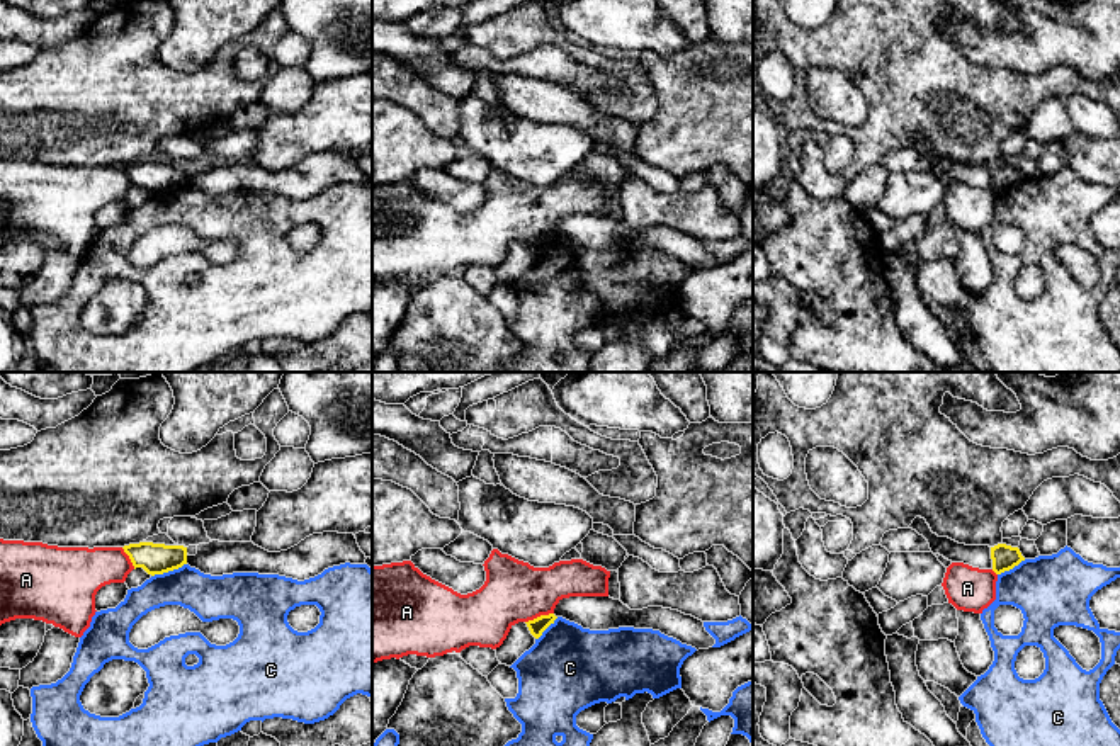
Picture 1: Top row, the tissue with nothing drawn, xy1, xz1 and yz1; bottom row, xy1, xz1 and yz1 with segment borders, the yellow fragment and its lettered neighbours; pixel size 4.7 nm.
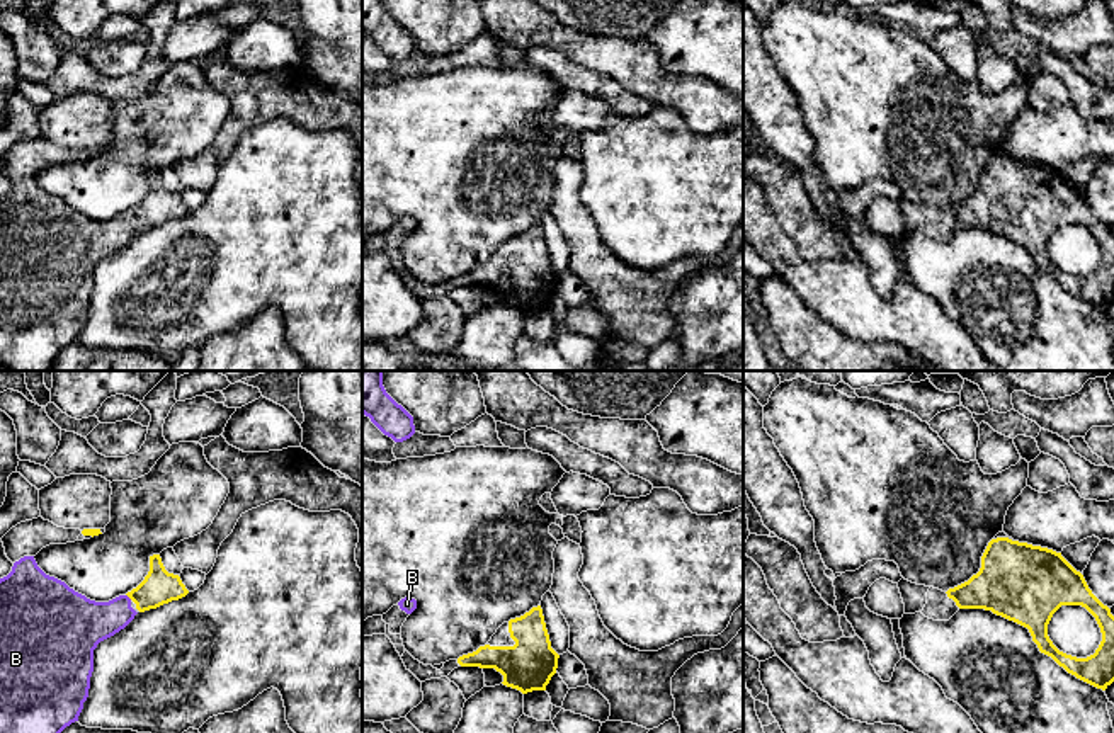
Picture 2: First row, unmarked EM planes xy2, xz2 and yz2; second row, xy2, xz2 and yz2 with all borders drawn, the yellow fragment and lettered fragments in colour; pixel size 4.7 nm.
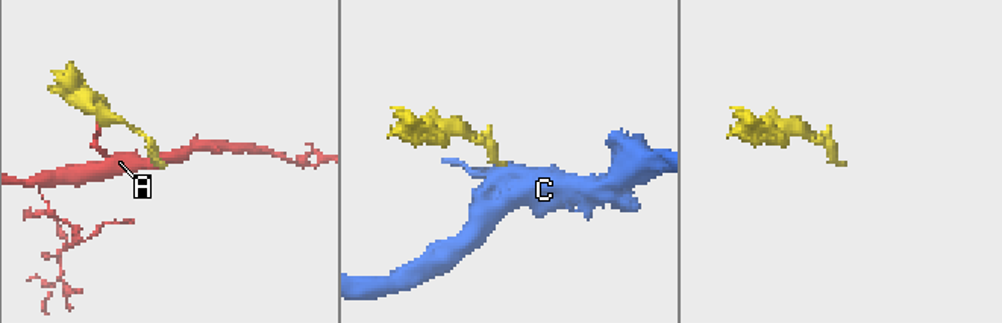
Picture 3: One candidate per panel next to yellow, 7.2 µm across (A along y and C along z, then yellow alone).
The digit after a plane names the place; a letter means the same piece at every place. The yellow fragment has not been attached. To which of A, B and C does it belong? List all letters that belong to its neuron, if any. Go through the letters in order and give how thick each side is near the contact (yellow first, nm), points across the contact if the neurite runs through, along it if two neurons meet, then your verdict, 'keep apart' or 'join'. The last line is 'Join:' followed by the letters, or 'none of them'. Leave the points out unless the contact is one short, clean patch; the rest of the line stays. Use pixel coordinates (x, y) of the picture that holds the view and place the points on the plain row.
A: calibres 80 and 300 nm; keep apart
B: calibres 160 and 240 nm; way xy2 (159, 206), (147, 215), (130, 216), (107, 237), (84, 242); join
C: calibres 140 and 200 nm; border xy1 (186, 182), (152, 196); keep apart
Join: B

